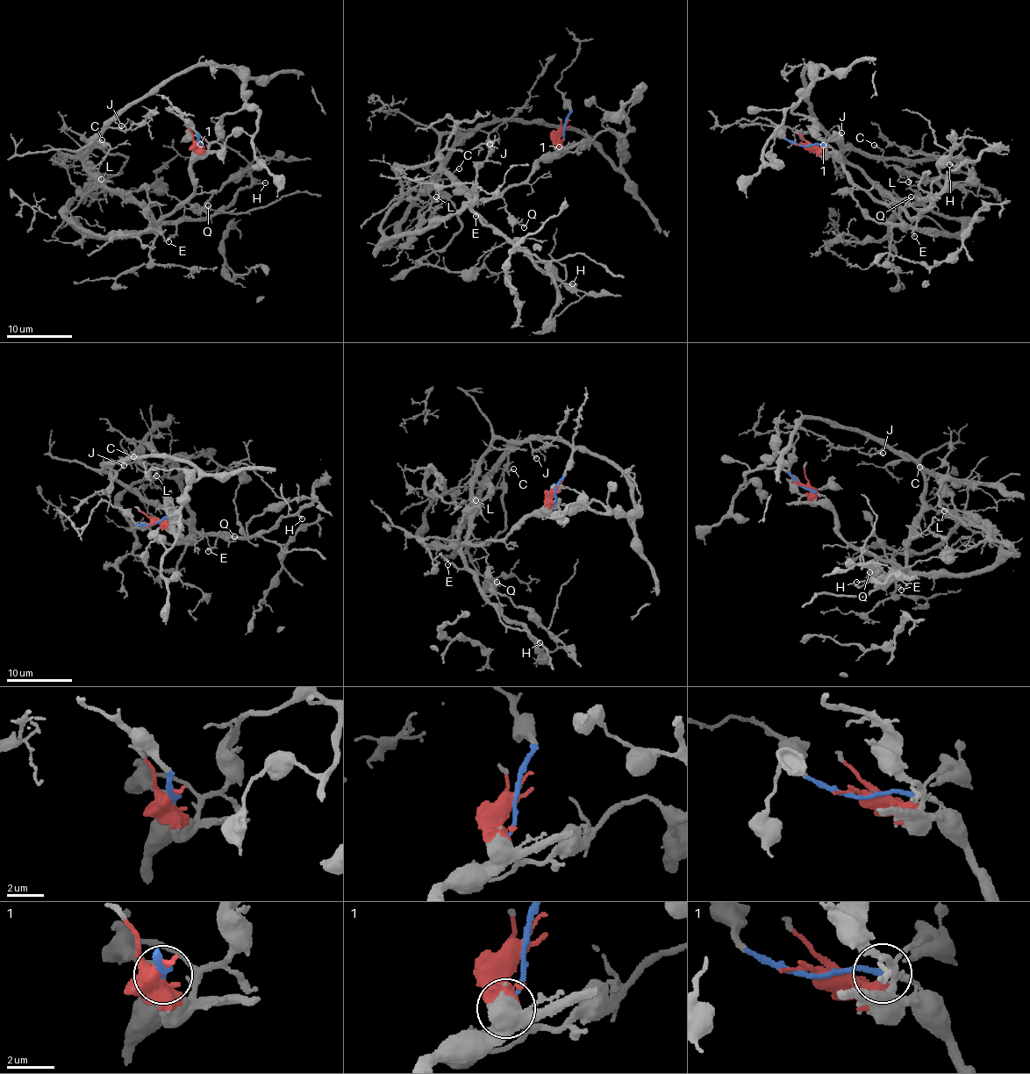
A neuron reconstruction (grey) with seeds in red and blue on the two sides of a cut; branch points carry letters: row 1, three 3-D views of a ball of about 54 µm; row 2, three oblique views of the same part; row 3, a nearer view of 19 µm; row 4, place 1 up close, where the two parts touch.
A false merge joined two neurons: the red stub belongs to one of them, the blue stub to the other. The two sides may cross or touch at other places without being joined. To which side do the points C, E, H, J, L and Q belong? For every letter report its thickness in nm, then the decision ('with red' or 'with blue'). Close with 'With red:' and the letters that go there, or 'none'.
C: 150 nm thick; with red
E: 170 nm thick; with red
H: 120 nm thick; with red
J: 200 nm thick; with red
L: 150 nm thick; with blue
Q: 110 nm thick; with blue
With red: C, E, H, J

